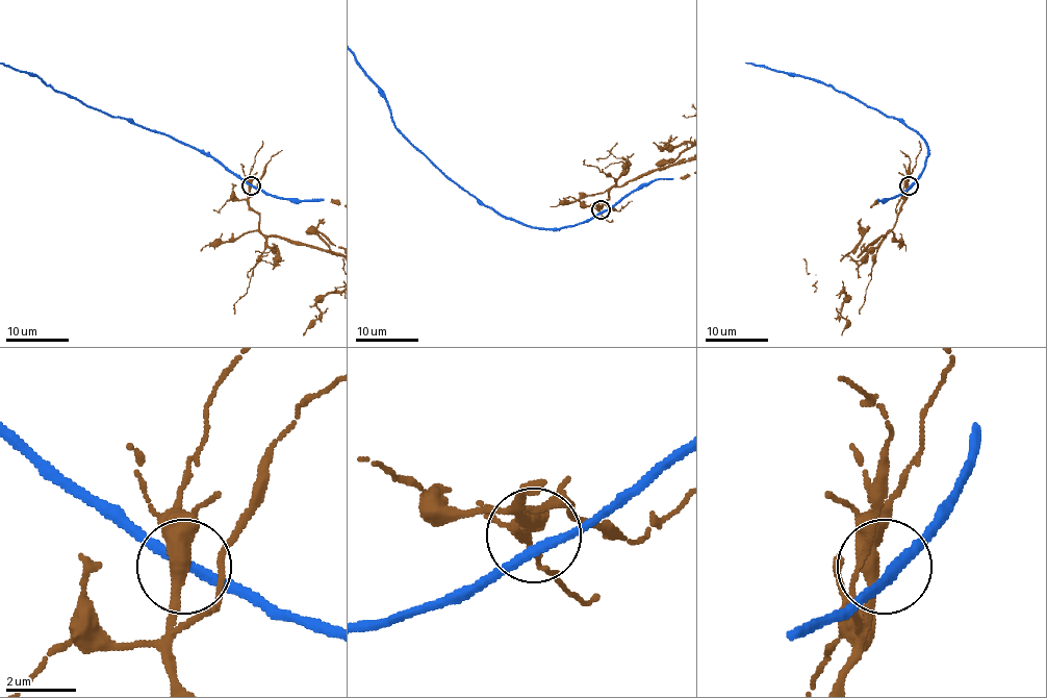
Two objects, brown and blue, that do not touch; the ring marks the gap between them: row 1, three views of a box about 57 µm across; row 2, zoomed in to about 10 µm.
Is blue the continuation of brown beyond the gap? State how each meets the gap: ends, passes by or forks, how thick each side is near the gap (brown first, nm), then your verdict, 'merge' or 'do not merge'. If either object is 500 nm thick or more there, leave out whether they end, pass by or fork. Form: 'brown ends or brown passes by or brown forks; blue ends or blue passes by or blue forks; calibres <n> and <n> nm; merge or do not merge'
brown passes by; blue passes by; calibres 440 and 280 nm; merge

